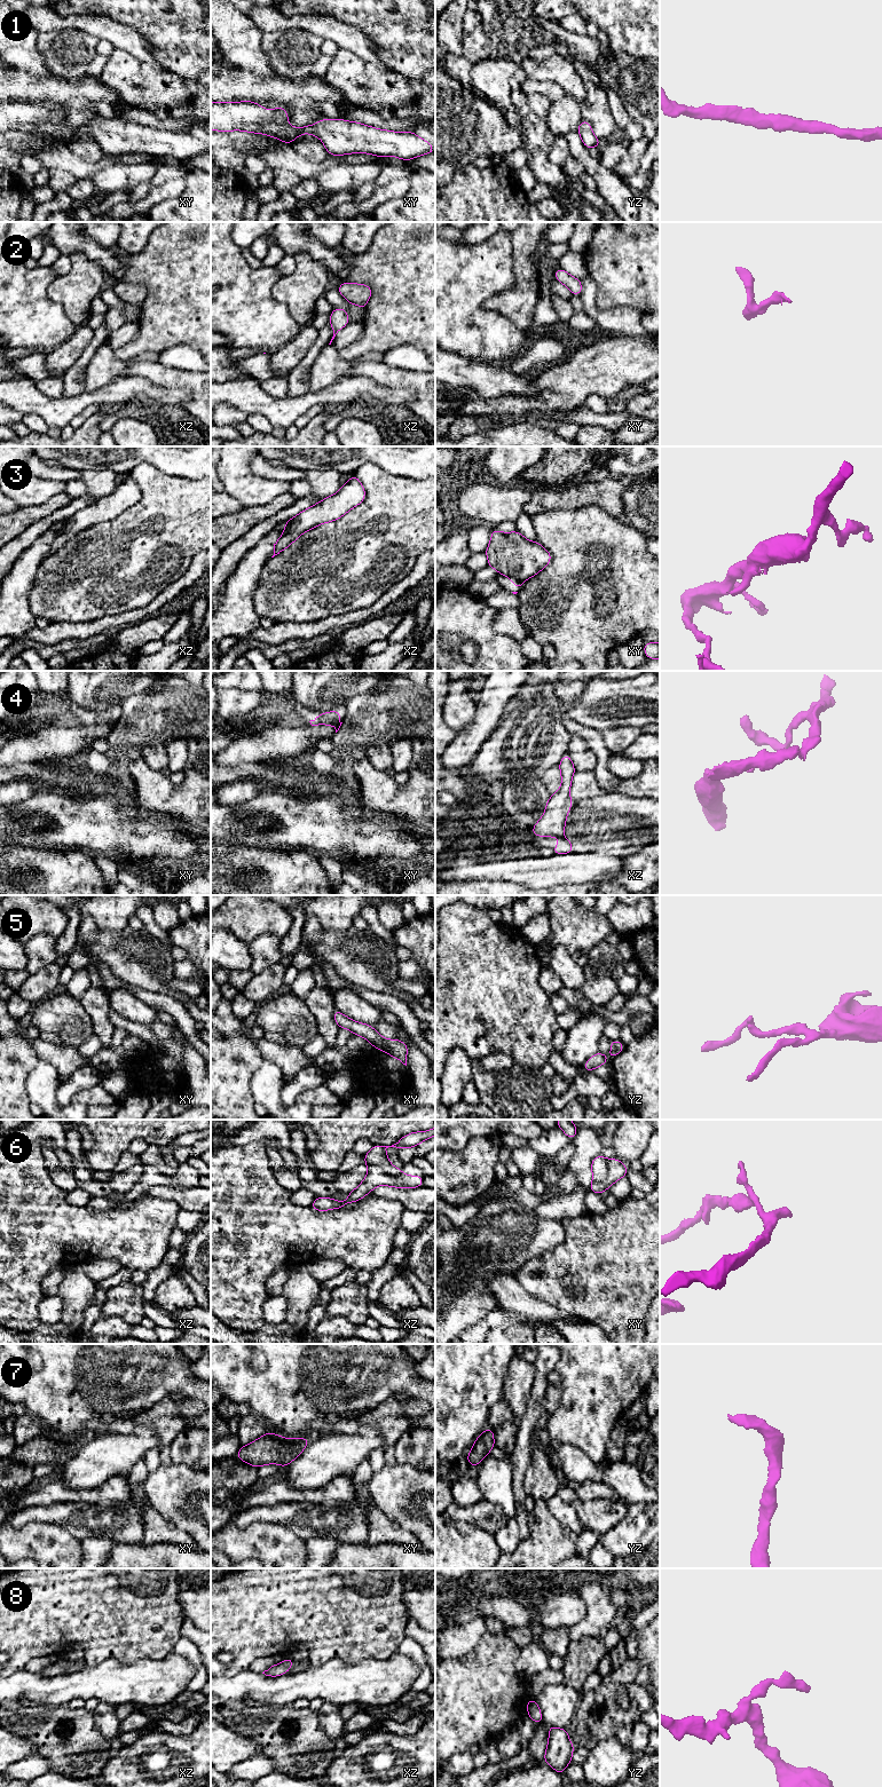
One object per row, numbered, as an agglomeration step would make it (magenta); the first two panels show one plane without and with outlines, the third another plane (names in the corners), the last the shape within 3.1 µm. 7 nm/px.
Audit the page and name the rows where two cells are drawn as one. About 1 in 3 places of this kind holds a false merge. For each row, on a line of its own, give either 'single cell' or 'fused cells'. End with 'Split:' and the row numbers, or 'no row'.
1: single cell
2: single cell
3: fused cells
4: fused cells
5: single cell
6: fused cells
7: single cell
8: single cell
Split: 3, 4, 6

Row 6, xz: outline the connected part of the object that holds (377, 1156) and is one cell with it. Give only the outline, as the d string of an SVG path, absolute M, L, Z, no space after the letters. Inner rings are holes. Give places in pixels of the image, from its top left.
M435 1126L428 1131L411 1132L401 1138L396 1144L392 1146L378 1146L373 1145L371 1151L364 1156L364 1163L369 1165L379 1167L388 1176L399 1176L402 1173L401 1169L393 1167L387 1159L386 1149L388 1147L396 1148L411 1148L418 1146L422 1141L435 1136Z

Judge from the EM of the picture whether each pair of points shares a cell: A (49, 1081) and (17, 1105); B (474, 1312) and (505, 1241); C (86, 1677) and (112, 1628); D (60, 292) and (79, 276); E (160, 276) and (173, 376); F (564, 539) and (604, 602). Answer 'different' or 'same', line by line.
A: different
B: same
C: different
D: same
E: different
F: same

